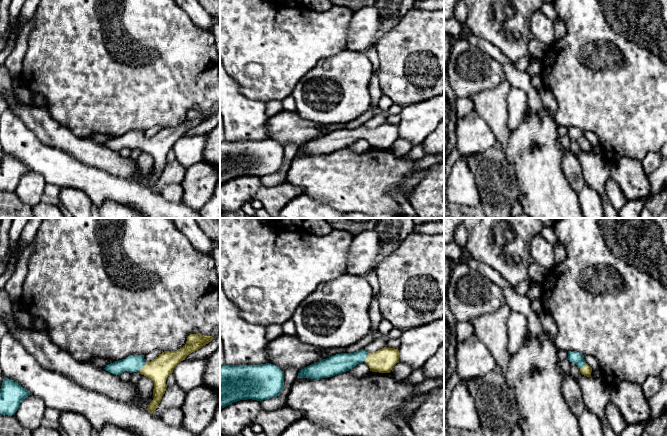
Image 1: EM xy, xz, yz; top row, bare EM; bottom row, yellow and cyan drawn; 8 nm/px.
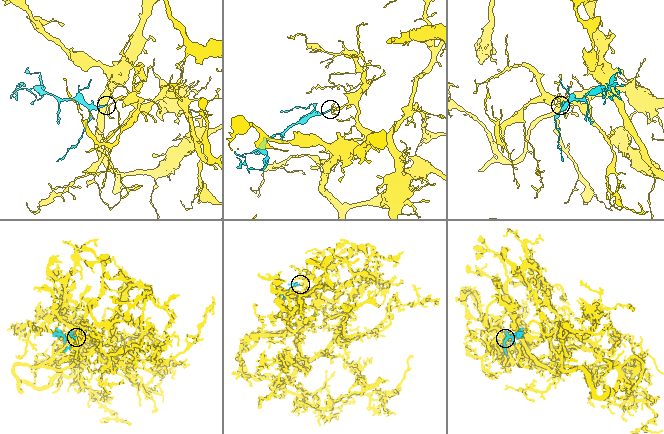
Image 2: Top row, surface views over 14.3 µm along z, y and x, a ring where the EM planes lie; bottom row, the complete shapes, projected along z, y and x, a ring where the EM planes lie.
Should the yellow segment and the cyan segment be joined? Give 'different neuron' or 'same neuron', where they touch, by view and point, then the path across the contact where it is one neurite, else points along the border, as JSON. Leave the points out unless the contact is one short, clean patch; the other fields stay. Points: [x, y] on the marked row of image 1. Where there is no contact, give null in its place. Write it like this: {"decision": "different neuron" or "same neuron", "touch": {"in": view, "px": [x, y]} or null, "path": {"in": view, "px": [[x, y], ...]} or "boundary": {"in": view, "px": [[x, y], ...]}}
{"decision": "same neuron", "touch": {"in": "xy", "px": [143, 367]}, "path": {"in": "xy", "px": [[158, 370], [143, 367], [134, 363]]}}

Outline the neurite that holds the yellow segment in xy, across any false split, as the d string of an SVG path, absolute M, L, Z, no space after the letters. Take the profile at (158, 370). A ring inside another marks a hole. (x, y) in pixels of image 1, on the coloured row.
M190 334L186 344L177 351L164 351L151 362L146 362L144 355L130 355L125 359L108 364L104 369L114 375L120 375L127 371L130 373L140 372L150 378L154 383L154 398L148 405L148 412L153 413L158 407L166 391L167 377L173 373L177 364L191 354L202 348L214 339L212 336L202 334Z

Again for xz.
M384 347L367 353L361 349L354 353L341 353L323 359L300 370L297 378L321 379L349 371L357 364L365 362L372 372L390 373L399 362L399 350Z

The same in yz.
M569 351L568 360L575 363L580 368L582 375L591 377L592 368L586 363L584 355L577 351Z

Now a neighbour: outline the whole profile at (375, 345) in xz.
M381 336L379 339L373 340L371 343L369 343L364 350L367 353L373 353L376 352L384 347L386 347L387 344L387 336Z

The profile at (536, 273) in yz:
M532 263L528 268L528 278L541 285L545 279L547 271L538 263Z

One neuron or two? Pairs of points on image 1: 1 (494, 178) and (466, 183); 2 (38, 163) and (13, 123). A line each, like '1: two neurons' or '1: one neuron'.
1: two neurons
2: one neuron

